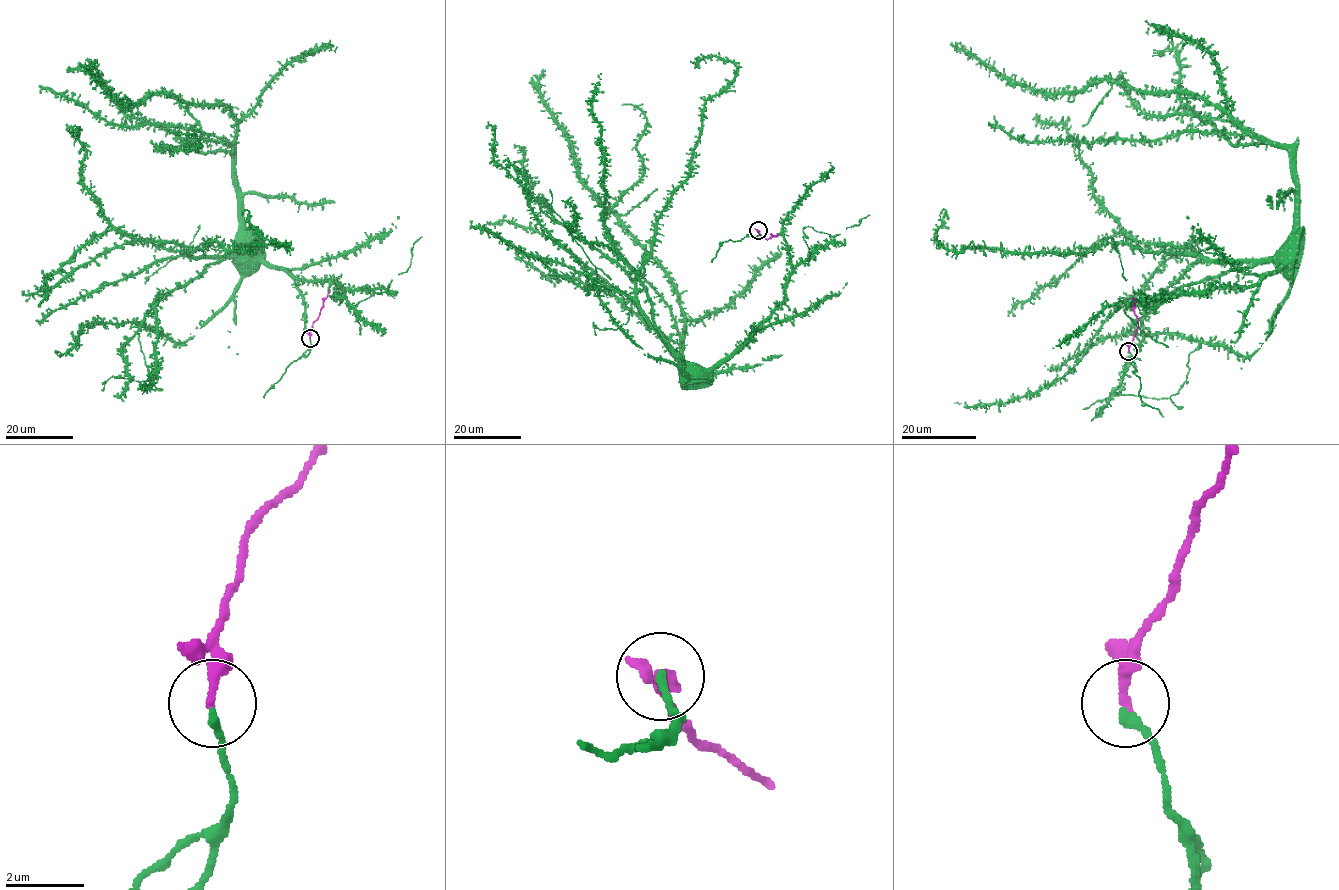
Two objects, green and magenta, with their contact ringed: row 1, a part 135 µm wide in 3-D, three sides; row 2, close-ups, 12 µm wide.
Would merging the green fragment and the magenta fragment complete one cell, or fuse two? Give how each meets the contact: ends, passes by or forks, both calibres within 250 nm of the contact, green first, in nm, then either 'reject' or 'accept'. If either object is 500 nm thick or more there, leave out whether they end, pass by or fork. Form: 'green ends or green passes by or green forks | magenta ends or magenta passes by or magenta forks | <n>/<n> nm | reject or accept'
green ends | magenta ends | 240/260 nm | accept

